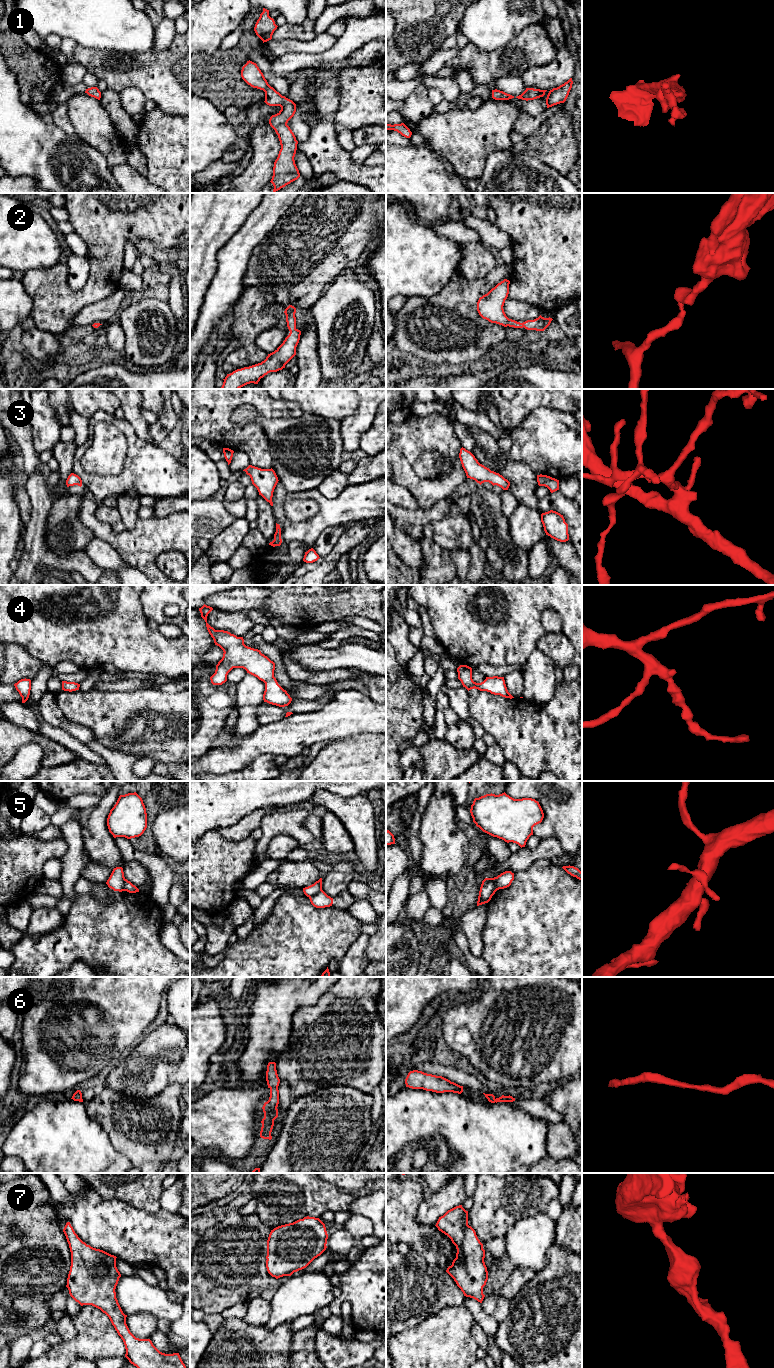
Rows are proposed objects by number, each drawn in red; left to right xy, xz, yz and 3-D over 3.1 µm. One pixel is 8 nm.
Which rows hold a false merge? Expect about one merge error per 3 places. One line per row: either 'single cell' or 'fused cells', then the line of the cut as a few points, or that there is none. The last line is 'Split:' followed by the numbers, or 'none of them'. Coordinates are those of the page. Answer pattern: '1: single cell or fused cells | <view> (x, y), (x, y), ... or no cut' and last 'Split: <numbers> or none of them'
1: single cell | no cut
2: single cell | no cut
3: single cell | no cut
4: single cell | no cut
5: fused cells | xy (124, 877), (125, 890)
6: single cell | no cut
7: single cell | no cut
Split: 5

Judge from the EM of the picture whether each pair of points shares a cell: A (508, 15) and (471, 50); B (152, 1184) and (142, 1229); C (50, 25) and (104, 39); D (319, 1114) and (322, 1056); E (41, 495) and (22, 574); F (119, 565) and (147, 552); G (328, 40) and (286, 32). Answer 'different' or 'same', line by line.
A: different
B: different
C: same
D: different
E: same
F: different
G: different

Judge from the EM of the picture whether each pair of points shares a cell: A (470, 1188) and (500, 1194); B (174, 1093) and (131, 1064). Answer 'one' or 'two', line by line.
A: two
B: two

